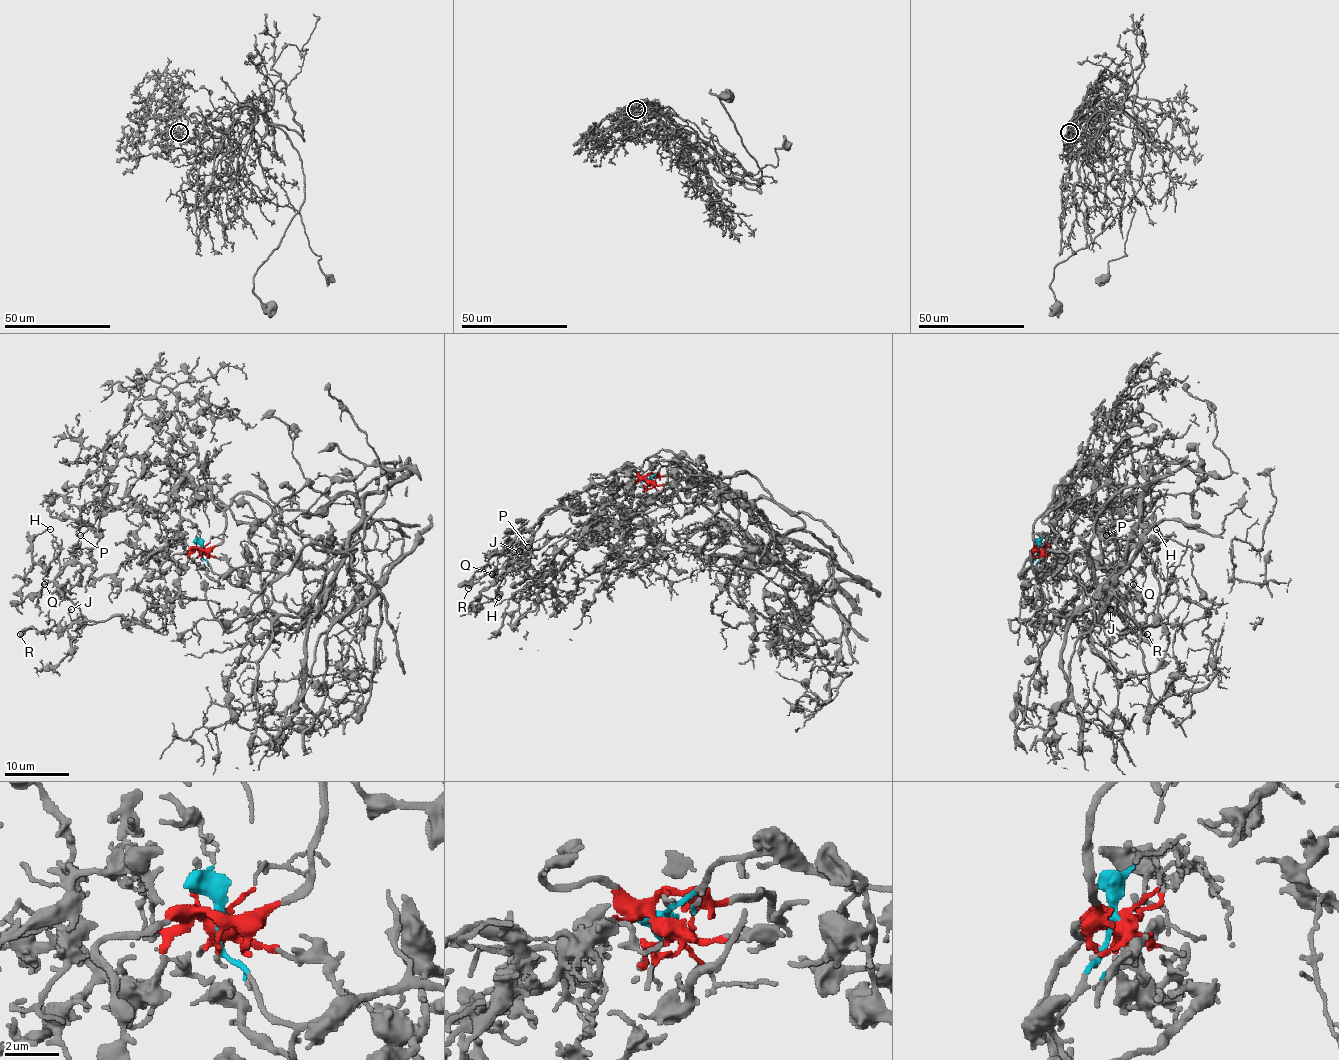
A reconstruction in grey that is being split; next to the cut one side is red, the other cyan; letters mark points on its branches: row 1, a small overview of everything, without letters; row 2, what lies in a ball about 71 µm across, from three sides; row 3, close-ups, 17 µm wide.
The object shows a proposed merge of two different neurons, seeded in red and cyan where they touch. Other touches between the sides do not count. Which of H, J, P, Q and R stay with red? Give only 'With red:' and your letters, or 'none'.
With red: H, J, P, Q, R

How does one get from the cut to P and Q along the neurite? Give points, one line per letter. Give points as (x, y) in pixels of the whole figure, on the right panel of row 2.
P: (1039, 550), (1034, 521), (1067, 476), (1079, 508), (1097, 504), (1105, 536)
Q: (1039, 550), (1044, 565), (1065, 554), (1073, 578), (1126, 560), (1138, 571), (1133, 584)

